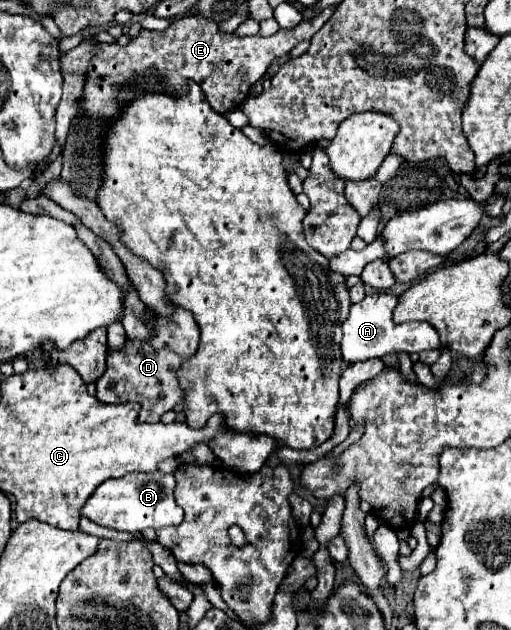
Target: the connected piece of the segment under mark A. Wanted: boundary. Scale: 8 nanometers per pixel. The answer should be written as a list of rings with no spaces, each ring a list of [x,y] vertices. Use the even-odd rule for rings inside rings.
[[[374,292],[366,296],[362,302],[350,306],[350,314],[342,324],[344,336],[342,336],[342,356],[346,362],[364,362],[370,358],[382,358],[384,354],[396,354],[400,350],[412,354],[412,352],[424,352],[440,348],[440,336],[436,334],[434,326],[422,324],[422,322],[406,322],[396,324],[392,322],[392,312],[398,306],[398,296],[388,292]]]

